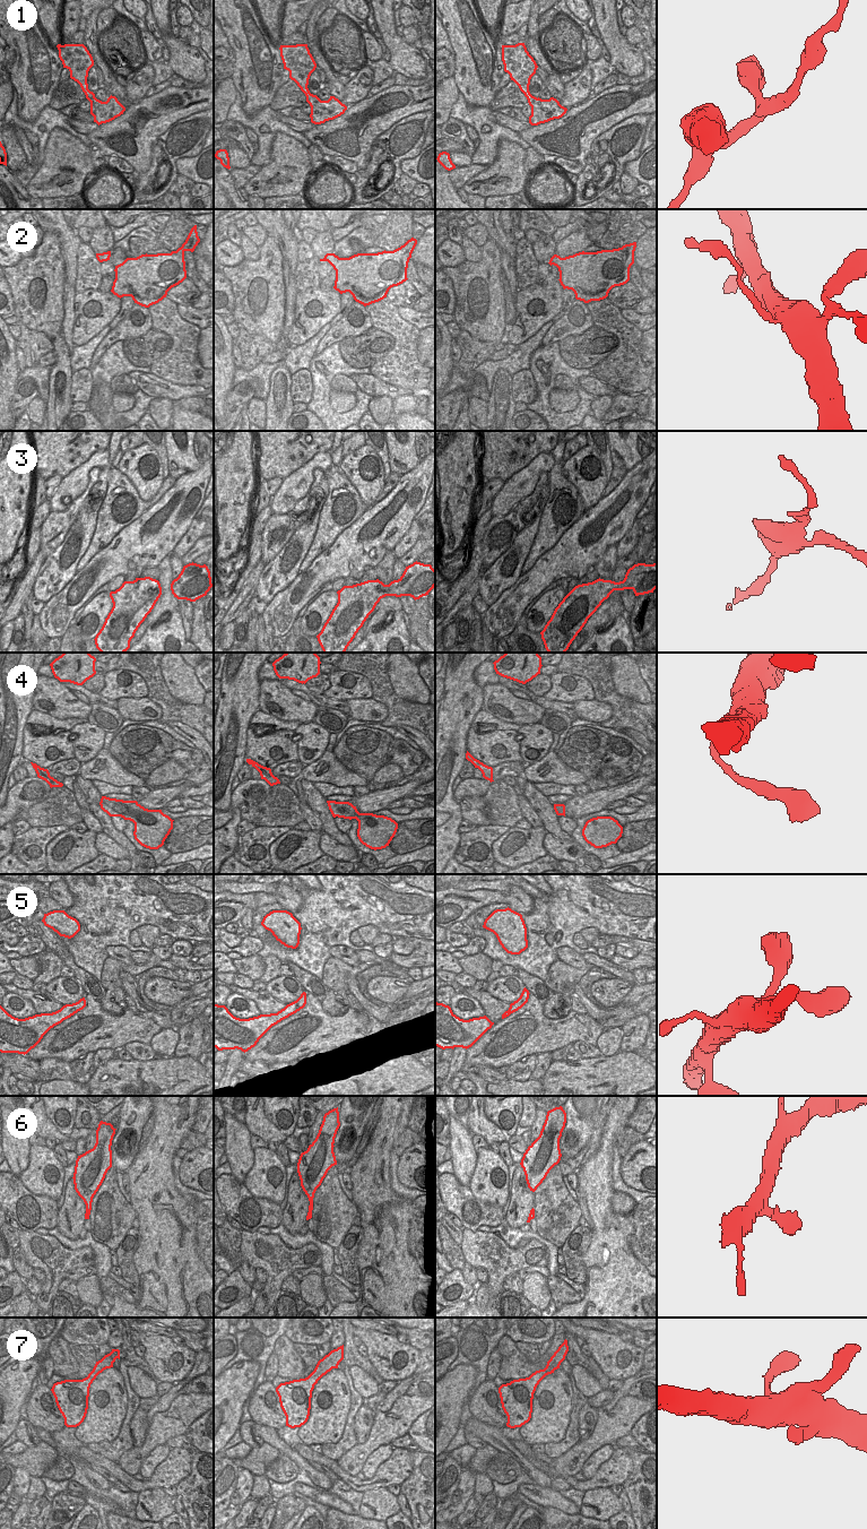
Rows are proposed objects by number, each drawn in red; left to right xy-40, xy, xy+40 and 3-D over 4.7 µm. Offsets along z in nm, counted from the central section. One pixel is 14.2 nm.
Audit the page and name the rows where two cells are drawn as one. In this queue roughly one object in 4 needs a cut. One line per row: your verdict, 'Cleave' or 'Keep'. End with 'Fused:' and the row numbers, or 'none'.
1: Keep
2: Cleave
3: Keep
4: Keep
5: Keep
6: Keep
7: Keep
Fused: 2

